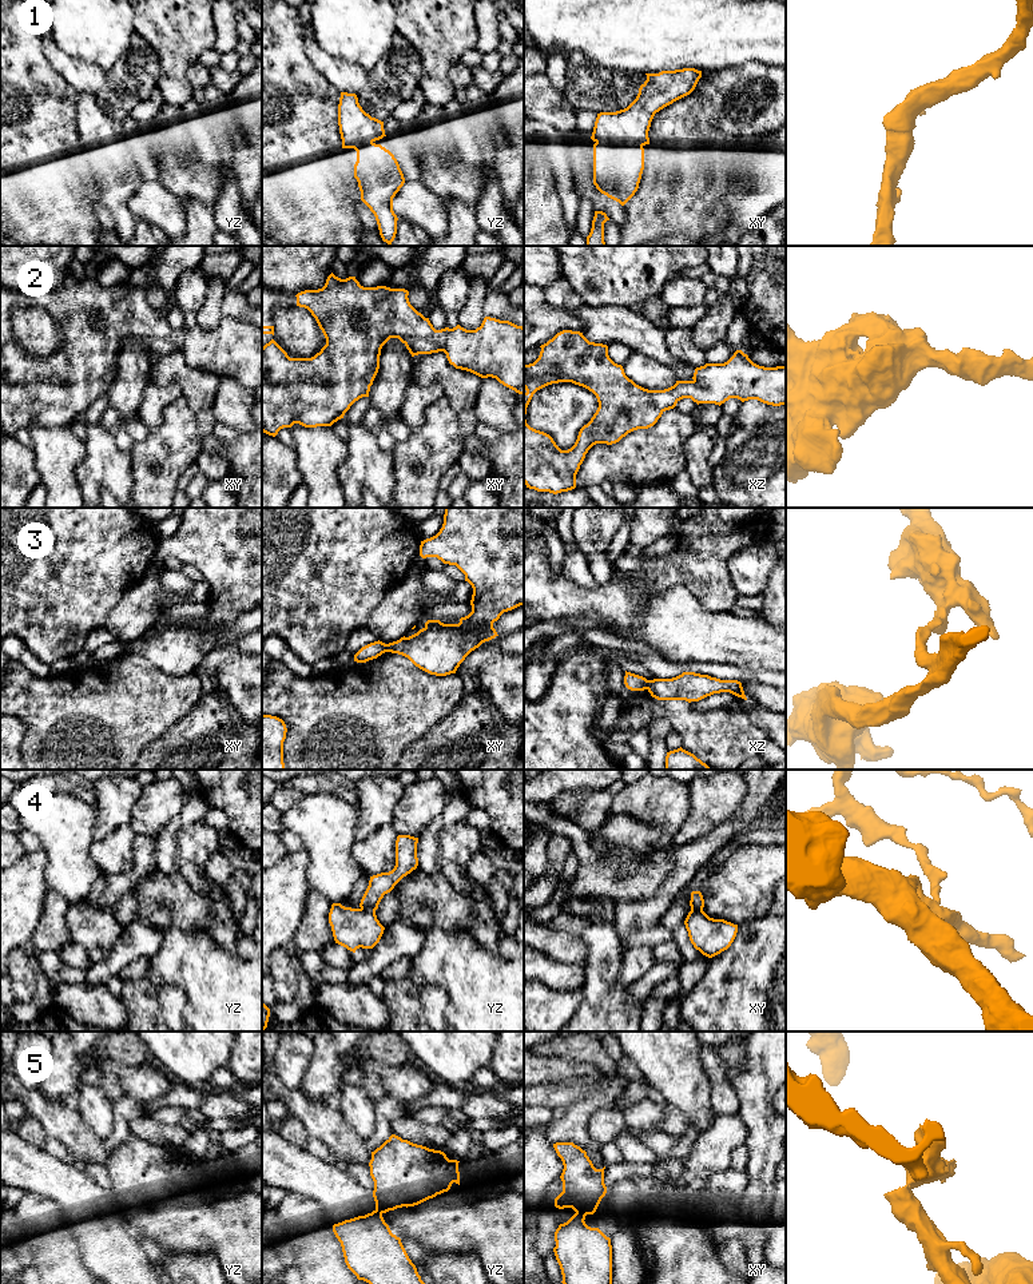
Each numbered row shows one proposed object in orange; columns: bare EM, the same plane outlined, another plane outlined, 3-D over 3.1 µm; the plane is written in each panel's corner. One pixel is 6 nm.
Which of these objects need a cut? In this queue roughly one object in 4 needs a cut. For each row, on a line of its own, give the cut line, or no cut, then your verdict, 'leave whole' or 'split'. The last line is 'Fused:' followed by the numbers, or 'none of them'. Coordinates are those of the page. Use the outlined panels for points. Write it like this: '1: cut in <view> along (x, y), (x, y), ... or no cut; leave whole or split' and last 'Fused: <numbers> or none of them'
1: no cut; leave whole
2: no cut; leave whole
3: cut in xz along (650, 680), (646, 688); split
4: cut in yz along (361, 907), (374, 911); split
5: cut in xy along (576, 1211), (585, 1215); split
Fused: 3, 4, 5

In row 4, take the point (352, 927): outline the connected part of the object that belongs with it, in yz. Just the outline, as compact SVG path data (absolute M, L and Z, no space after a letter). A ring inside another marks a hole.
M341 903L331 905L329 923L335 943L353 953L359 947L373 949L385 930L376 911L345 907Z

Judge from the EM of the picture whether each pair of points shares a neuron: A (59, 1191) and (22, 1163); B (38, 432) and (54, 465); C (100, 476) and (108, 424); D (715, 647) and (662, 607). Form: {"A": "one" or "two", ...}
{"A": "one", "B": "one", "C": "two", "D": "one"}

